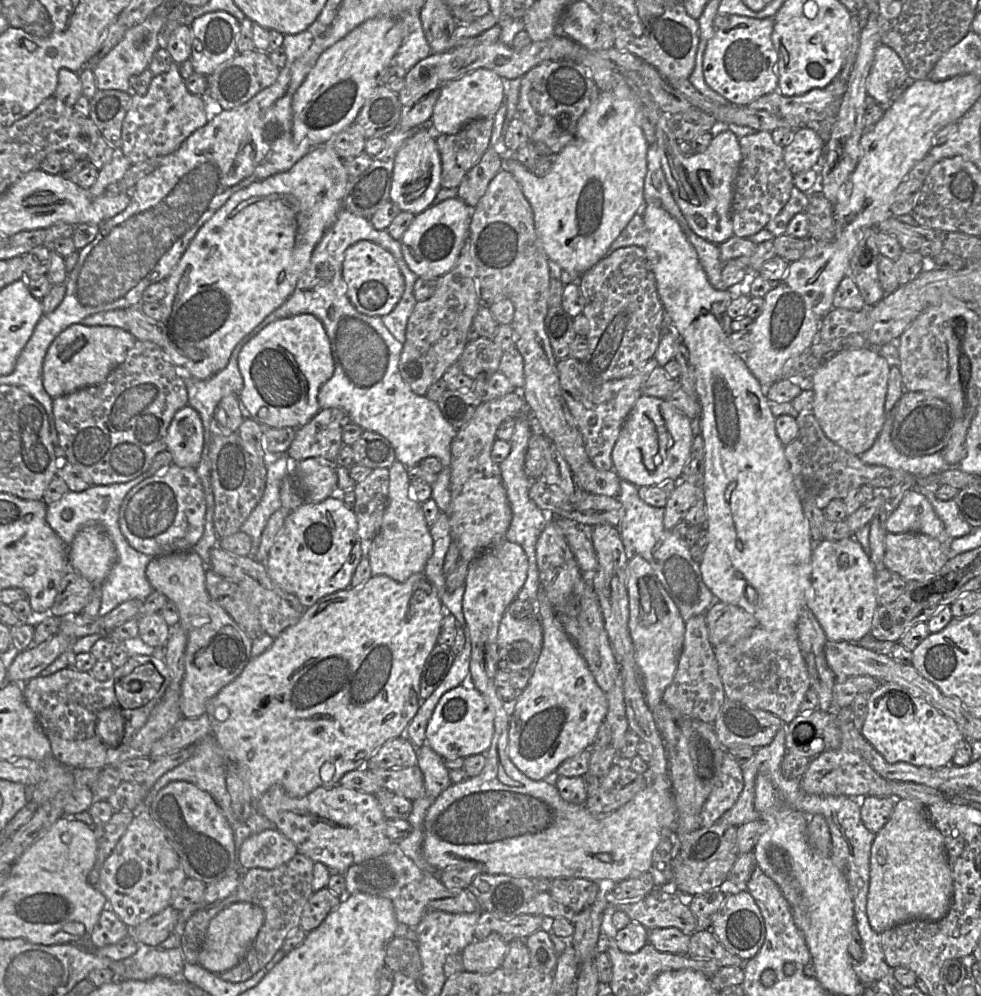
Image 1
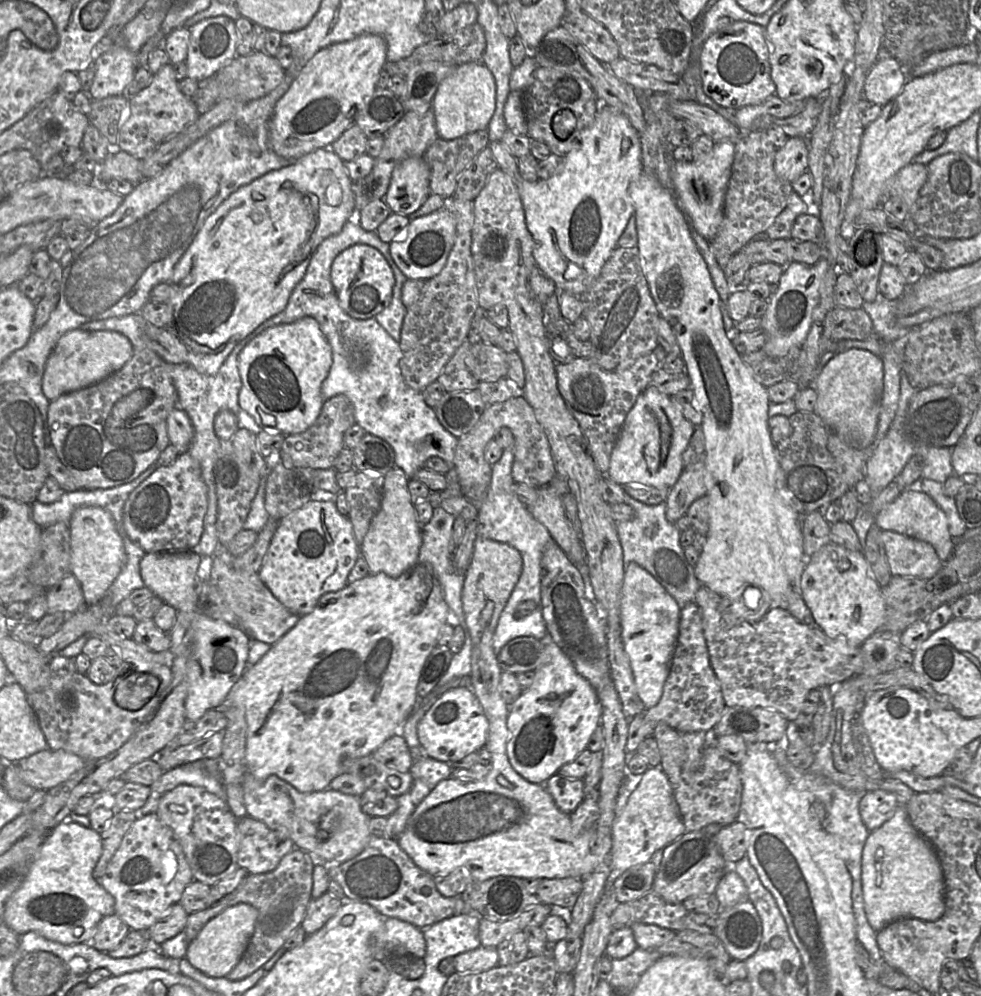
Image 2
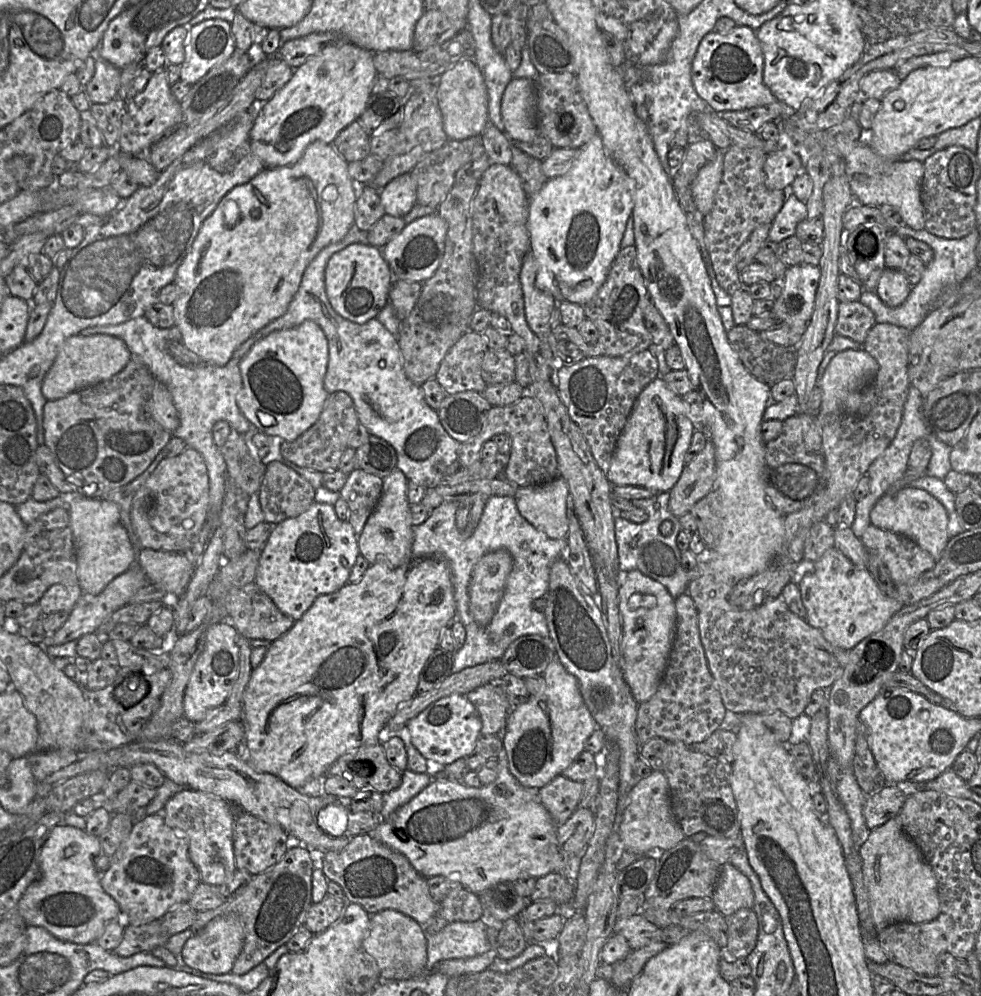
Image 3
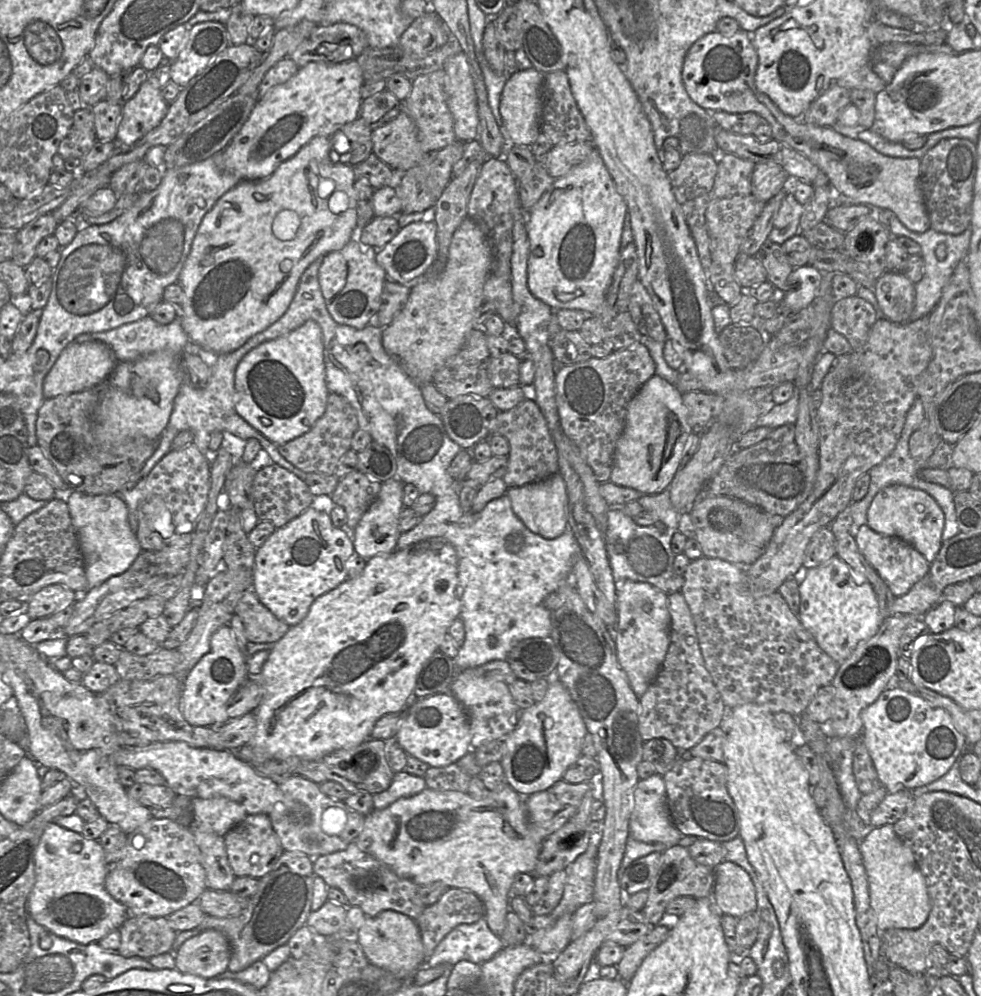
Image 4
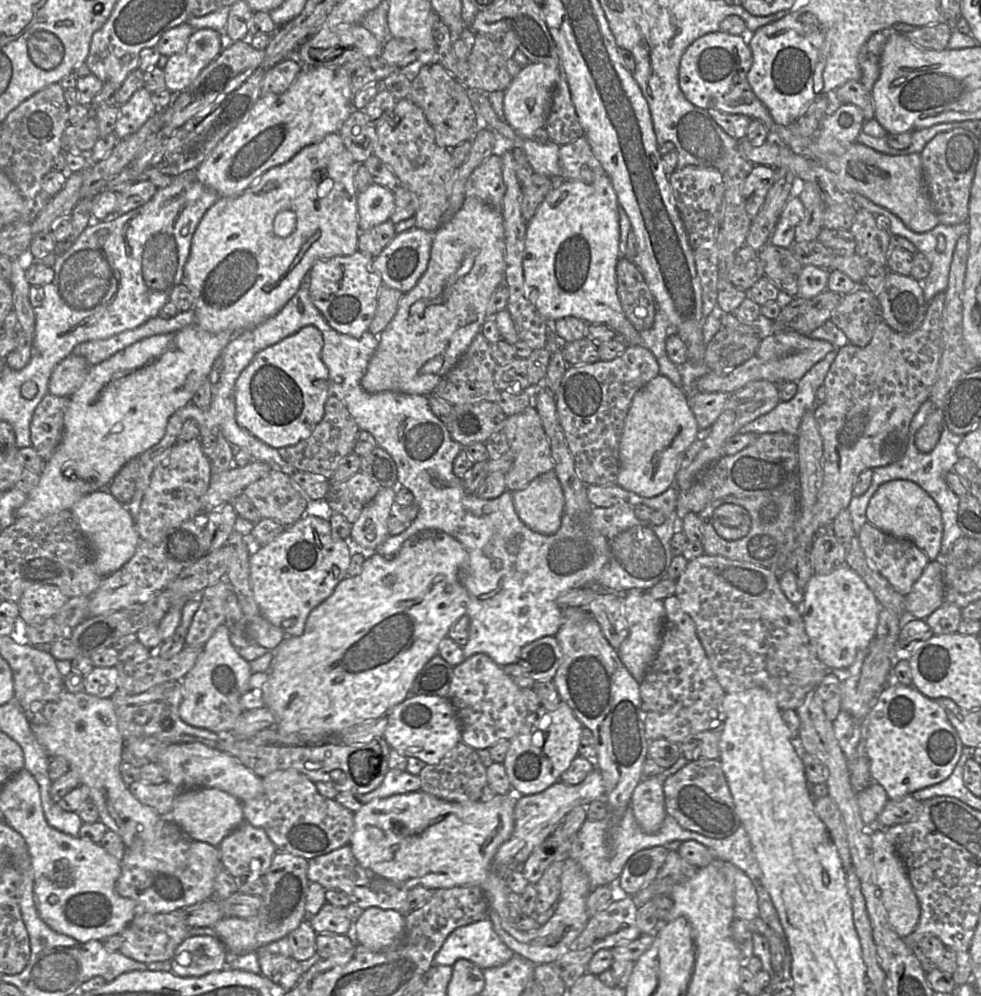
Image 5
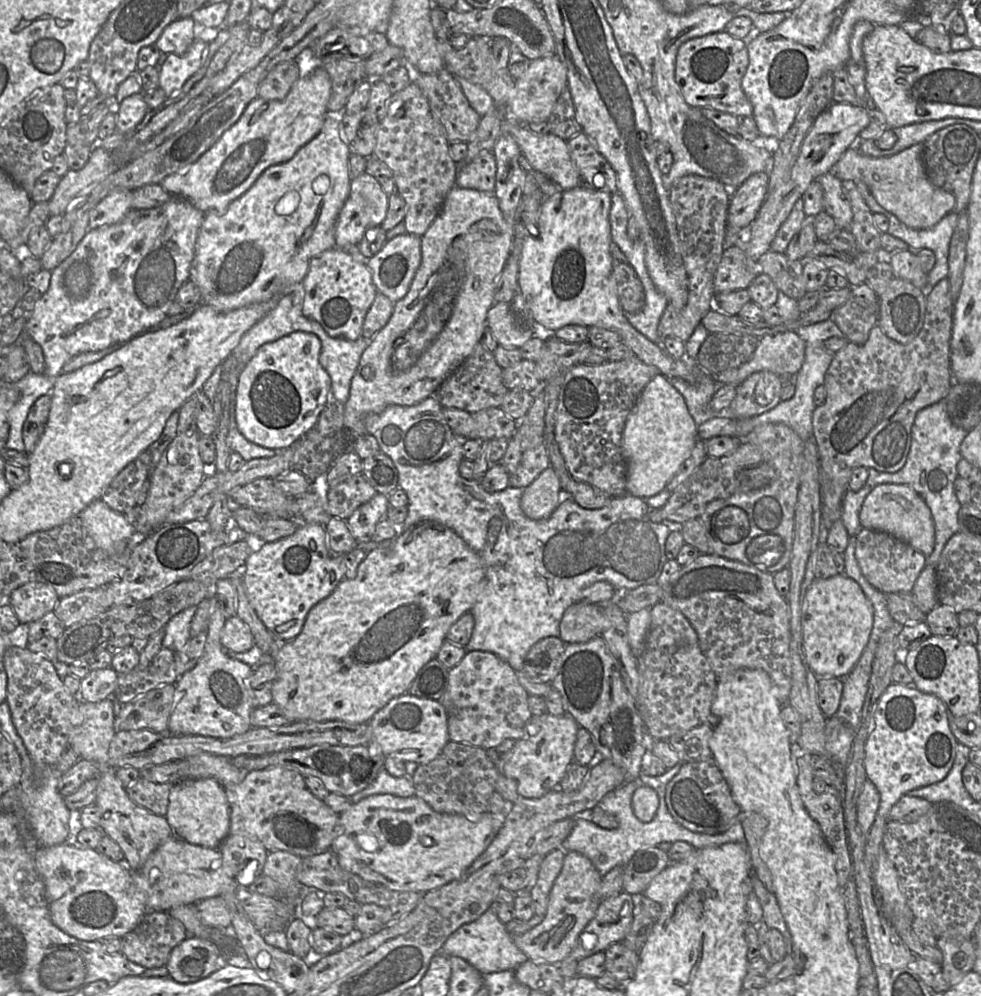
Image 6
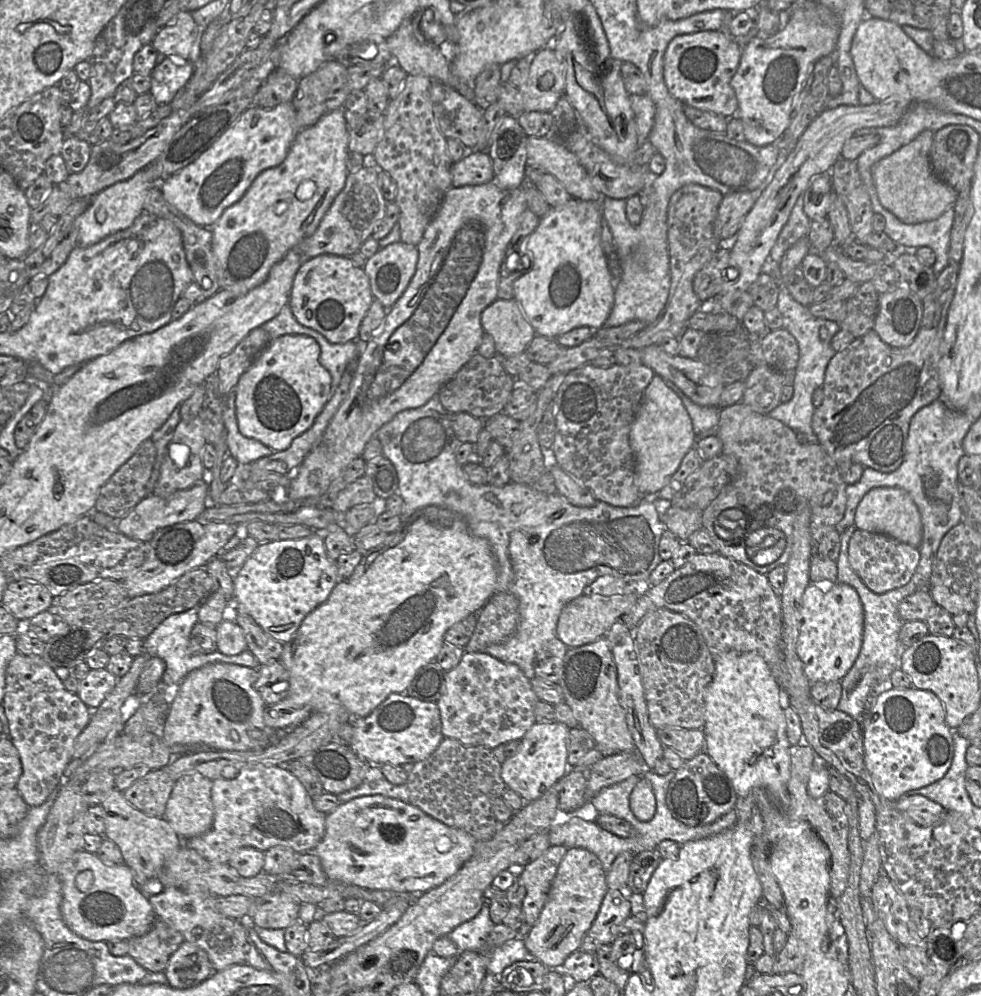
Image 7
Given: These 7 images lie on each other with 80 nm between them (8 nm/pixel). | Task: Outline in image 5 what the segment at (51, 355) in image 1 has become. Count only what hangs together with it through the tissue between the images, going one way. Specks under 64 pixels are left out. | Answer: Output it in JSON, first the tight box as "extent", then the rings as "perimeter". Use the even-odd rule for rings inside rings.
{"extent":[48,355,90,397],"perimeter":[[[68,355],[53,370],[48,385],[49,393],[70,397],[83,384],[90,367],[84,357]]]}

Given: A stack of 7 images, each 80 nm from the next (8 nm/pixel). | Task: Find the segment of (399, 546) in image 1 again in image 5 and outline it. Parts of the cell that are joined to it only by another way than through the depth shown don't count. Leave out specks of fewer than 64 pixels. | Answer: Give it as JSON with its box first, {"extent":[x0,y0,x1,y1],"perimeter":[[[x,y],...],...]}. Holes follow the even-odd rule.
{"extent":[351,488,395,560],"perimeter":[[[380,488],[351,526],[351,538],[361,548],[365,560],[389,537],[387,521],[392,516],[395,489]]]}

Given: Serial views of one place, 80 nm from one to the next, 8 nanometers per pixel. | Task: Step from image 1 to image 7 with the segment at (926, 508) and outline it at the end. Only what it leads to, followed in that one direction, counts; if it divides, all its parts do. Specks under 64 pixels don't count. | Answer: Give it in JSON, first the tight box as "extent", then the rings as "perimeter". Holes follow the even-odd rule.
{"extent":[854,487,923,549],"perimeter":[[[877,487],[869,491],[857,506],[854,526],[858,530],[890,536],[917,549],[923,538],[923,525],[918,507],[910,494],[901,488]]]}

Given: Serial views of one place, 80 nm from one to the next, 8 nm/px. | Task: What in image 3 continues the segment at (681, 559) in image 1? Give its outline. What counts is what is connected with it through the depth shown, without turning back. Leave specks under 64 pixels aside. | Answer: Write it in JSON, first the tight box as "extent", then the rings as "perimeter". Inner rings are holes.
{"extent":[615,492,690,599],"perimeter":[[[669,492],[657,493],[648,499],[631,500],[634,507],[641,508],[647,513],[647,520],[637,524],[615,514],[615,539],[618,548],[619,570],[621,578],[632,570],[638,570],[645,576],[661,583],[676,599],[687,592],[690,582],[687,572],[681,565],[681,551],[676,545],[676,538],[682,530],[679,518],[674,516],[668,508]],[[664,521],[670,521],[672,530],[669,535],[662,535],[660,525]]]}

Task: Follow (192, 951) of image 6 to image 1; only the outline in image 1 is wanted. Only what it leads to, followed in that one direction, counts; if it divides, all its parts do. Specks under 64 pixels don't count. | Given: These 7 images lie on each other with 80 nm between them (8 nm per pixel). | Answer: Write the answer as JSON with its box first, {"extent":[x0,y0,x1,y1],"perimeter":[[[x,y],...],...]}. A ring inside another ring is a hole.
{"extent":[198,902,263,975],"perimeter":[[[247,902],[231,904],[210,921],[198,965],[217,975],[236,967],[248,953],[263,923],[261,907]]]}

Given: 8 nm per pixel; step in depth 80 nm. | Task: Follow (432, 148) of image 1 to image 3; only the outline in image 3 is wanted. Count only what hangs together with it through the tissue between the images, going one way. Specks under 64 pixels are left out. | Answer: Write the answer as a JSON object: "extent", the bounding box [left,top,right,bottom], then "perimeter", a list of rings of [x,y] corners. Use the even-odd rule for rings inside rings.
{"extent":[379,172,416,217],"perimeter":[[[410,172],[392,179],[379,191],[385,213],[403,217],[416,204],[416,186]]]}

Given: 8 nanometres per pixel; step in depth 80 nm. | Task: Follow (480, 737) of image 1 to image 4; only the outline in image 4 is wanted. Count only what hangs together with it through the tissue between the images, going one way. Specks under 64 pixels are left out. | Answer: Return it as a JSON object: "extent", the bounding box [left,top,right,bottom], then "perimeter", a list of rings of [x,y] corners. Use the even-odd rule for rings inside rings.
{"extent":[394,694,472,767],"perimeter":[[[435,694],[416,699],[405,709],[400,729],[394,739],[407,754],[430,767],[445,767],[456,763],[472,750],[468,717],[463,706],[452,694]]]}

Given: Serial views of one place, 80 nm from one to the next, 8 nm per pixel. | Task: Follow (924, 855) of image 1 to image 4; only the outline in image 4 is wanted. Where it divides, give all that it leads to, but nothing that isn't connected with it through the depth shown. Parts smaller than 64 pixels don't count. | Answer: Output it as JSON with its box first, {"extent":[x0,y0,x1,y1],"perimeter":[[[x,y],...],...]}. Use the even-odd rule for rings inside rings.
{"extent":[859,825,931,934],"perimeter":[[[893,825],[870,827],[869,833],[859,843],[859,849],[868,878],[871,906],[877,917],[879,932],[882,934],[889,929],[921,927],[931,910],[926,881],[917,865],[914,853],[896,835]]]}

